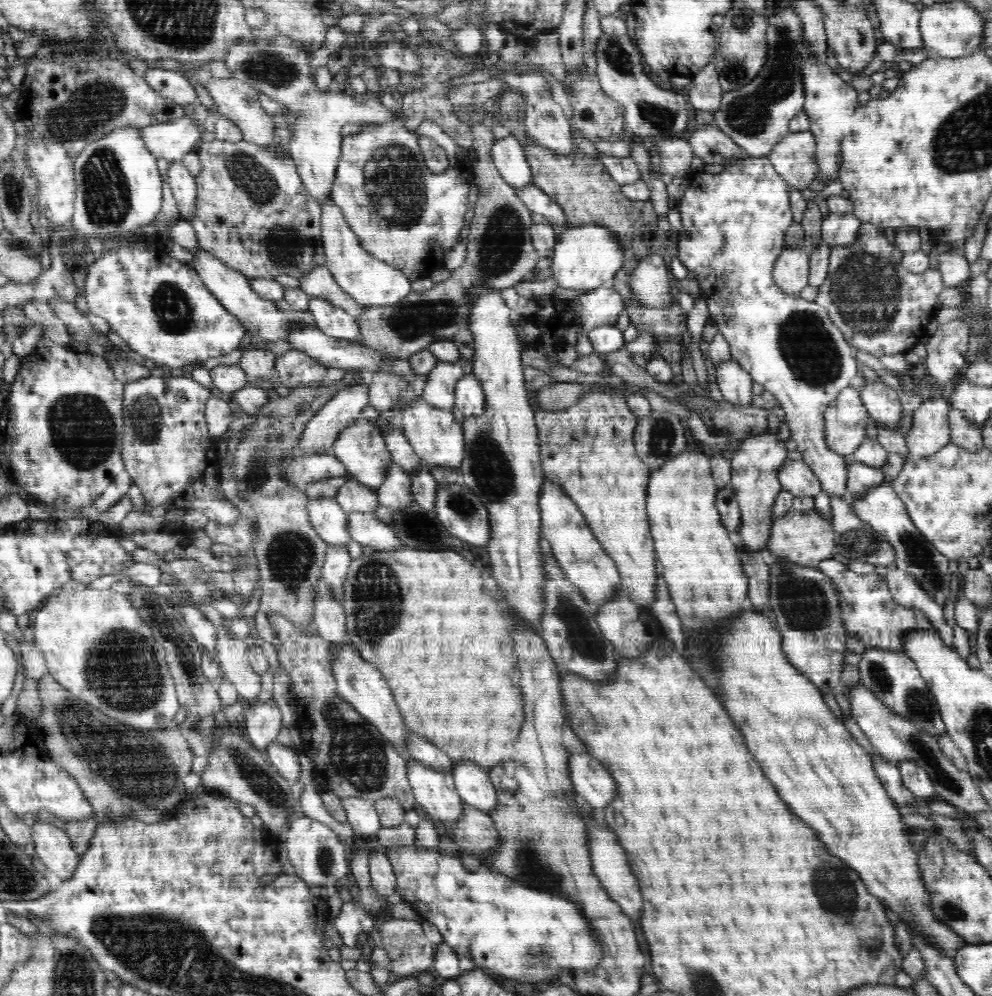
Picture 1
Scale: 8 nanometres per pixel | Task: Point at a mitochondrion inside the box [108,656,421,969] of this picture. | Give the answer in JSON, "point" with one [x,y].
{"point":[356,754]}

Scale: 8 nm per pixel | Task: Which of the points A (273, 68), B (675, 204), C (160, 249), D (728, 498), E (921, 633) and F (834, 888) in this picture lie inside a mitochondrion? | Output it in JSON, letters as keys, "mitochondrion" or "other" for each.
{"A":"mitochondrion","B":"other","C":"other","D":"other","E":"other","F":"mitochondrion"}

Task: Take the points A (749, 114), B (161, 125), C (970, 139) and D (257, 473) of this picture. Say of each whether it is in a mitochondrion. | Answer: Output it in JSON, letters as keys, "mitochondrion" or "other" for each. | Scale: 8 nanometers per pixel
{"A":"mitochondrion","B":"other","C":"mitochondrion","D":"mitochondrion"}

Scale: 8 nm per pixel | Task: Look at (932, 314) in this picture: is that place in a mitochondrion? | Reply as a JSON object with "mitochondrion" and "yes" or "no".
{"mitochondrion":"no"}

